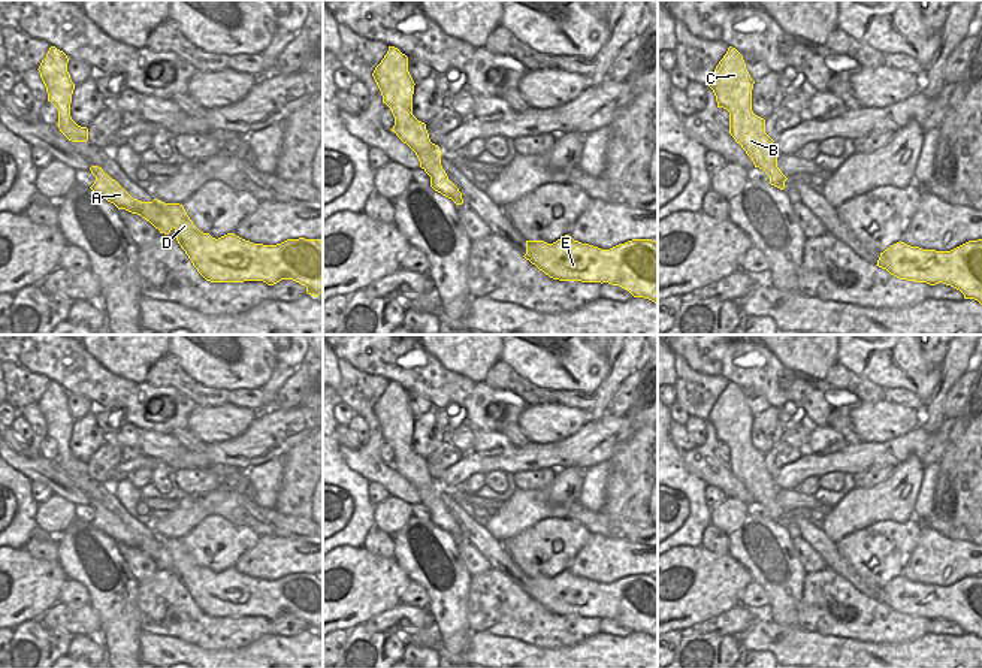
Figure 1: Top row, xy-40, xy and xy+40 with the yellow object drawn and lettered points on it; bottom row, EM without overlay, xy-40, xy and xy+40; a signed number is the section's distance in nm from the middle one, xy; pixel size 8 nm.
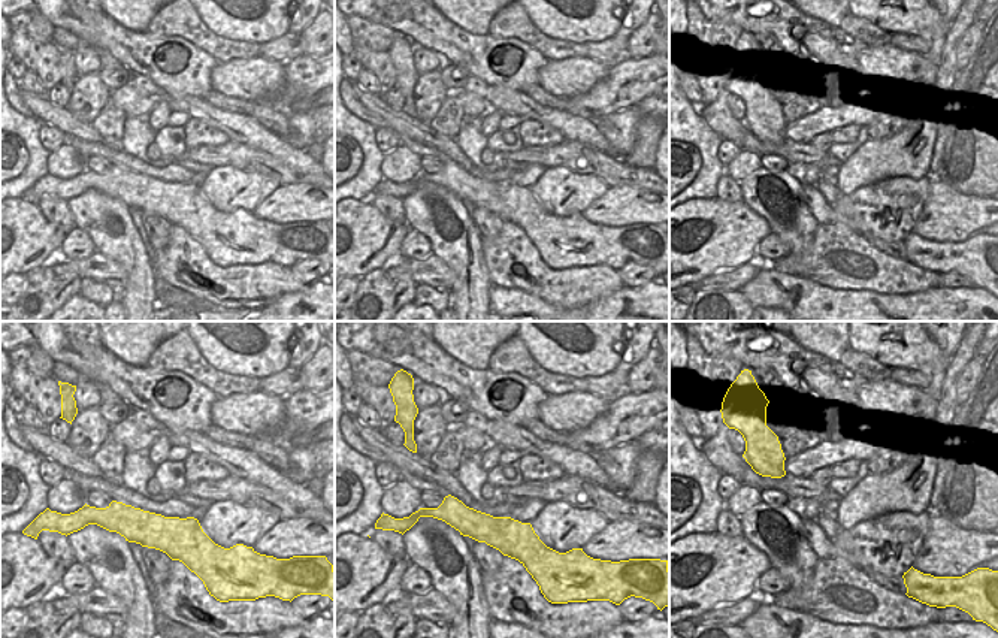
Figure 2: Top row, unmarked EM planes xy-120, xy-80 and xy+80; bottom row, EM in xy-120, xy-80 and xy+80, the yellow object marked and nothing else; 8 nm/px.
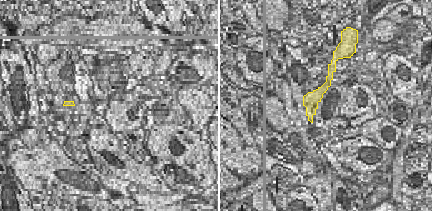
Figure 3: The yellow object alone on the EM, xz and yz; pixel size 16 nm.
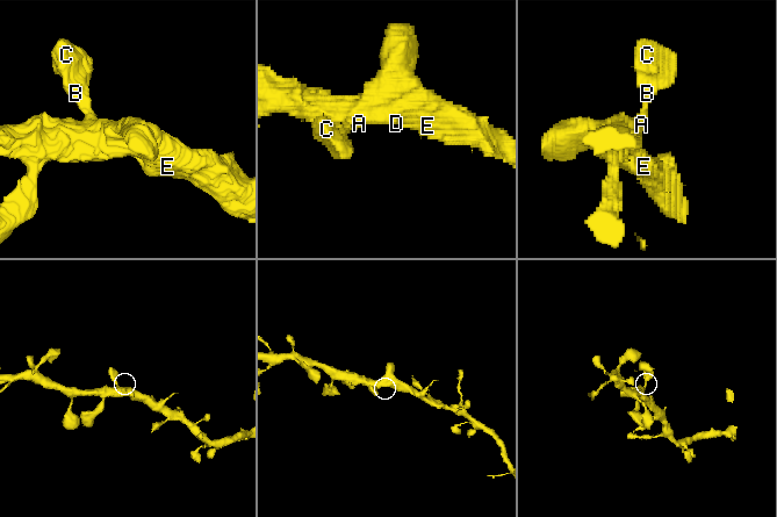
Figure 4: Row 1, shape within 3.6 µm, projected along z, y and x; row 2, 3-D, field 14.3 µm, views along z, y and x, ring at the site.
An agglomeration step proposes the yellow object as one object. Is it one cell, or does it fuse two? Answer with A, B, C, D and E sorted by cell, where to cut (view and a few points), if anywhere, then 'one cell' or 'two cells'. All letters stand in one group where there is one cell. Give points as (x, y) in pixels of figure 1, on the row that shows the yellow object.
A B C D E; no cut; one cell

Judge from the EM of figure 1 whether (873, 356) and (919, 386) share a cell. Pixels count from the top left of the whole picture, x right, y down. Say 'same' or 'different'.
same

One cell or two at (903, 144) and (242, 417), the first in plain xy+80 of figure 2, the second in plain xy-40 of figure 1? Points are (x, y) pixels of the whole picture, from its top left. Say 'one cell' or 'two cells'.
two cells

